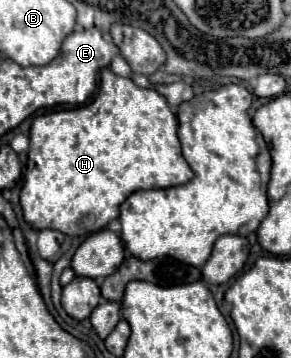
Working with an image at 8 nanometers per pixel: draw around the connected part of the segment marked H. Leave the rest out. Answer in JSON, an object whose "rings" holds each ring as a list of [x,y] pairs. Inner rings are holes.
{"rings":[[[110,68],[100,72],[98,96],[78,108],[36,116],[30,128],[30,150],[20,192],[26,222],[34,230],[58,230],[70,237],[86,237],[118,218],[120,206],[136,190],[170,188],[186,184],[194,174],[182,156],[176,136],[178,120],[172,108],[152,88],[140,88],[130,78],[116,76]]]}

